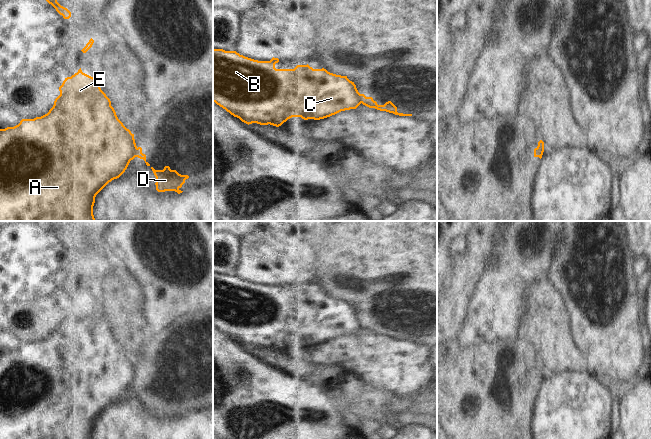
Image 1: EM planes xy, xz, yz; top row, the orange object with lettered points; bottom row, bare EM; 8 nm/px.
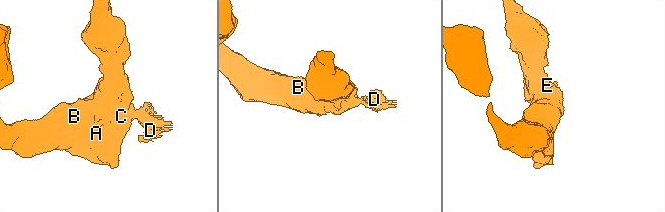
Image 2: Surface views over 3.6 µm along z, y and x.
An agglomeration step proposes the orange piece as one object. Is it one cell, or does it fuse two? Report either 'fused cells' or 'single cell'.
fused cells

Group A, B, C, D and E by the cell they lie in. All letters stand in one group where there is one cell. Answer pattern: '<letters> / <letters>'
A B C E / D

